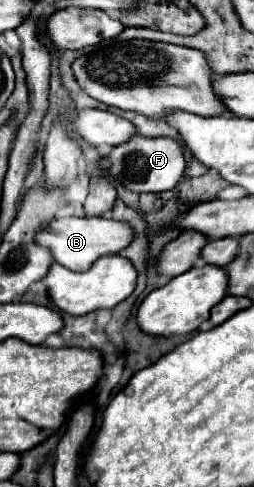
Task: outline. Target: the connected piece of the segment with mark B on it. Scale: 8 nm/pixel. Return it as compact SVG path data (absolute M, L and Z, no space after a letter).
M67 217L51 221L39 235L37 243L49 247L55 261L71 271L87 271L91 265L105 255L115 255L129 247L133 241L133 227L125 221L115 221L111 217Z

